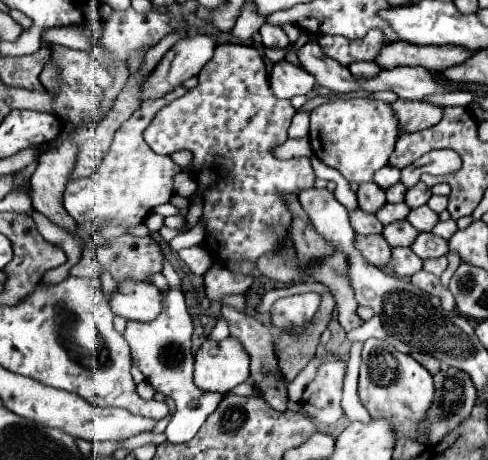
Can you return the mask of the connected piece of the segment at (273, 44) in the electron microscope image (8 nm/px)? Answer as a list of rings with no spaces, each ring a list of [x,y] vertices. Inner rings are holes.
[[[264,23],[262,29],[260,29],[260,35],[262,35],[264,47],[268,47],[268,49],[286,49],[290,45],[286,33],[280,27]]]

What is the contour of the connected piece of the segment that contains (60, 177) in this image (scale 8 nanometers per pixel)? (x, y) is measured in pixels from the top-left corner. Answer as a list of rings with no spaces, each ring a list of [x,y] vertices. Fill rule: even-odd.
[[[72,141],[58,143],[56,147],[52,147],[48,153],[44,153],[40,157],[38,169],[34,171],[34,175],[30,179],[30,185],[32,185],[32,207],[36,211],[40,211],[44,217],[48,217],[54,225],[62,227],[64,231],[68,231],[72,235],[78,235],[76,221],[72,221],[72,217],[66,213],[66,209],[62,205],[62,193],[64,193],[66,183],[68,183],[68,177],[70,177],[70,173],[74,169],[76,153],[78,153],[78,145],[76,143],[72,143]]]

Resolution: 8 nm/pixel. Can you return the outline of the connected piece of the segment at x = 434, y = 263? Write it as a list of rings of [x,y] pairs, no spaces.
[[[446,257],[424,261],[424,271],[432,273],[432,275],[442,275],[446,271],[446,267],[448,267],[448,259]]]

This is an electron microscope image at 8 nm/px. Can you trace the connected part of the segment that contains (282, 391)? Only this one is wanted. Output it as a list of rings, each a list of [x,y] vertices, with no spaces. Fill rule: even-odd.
[[[222,305],[222,317],[228,321],[228,329],[230,329],[230,335],[234,339],[240,341],[240,345],[244,347],[244,351],[250,355],[250,379],[252,383],[264,393],[264,399],[268,401],[268,405],[272,409],[276,409],[278,413],[286,409],[286,383],[284,379],[280,377],[280,369],[276,365],[276,355],[274,355],[274,349],[272,349],[272,327],[260,323],[256,317],[250,317],[250,315],[244,315],[228,305]]]

